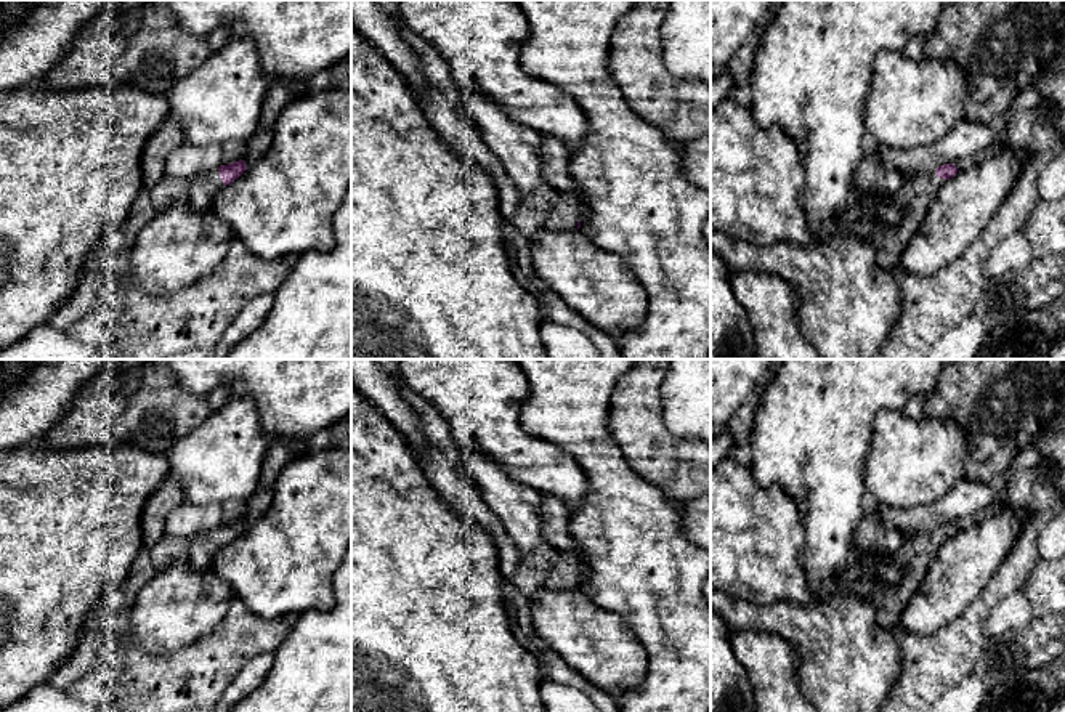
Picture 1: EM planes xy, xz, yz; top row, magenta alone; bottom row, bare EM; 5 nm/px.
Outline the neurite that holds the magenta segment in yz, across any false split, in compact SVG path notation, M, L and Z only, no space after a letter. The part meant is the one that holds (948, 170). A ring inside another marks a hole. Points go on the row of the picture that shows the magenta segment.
M945 164L914 176L893 196L892 202L901 212L898 223L861 225L860 236L876 249L877 263L882 269L893 274L898 273L901 253L921 228L940 188L946 180L956 176L958 172L954 164Z

